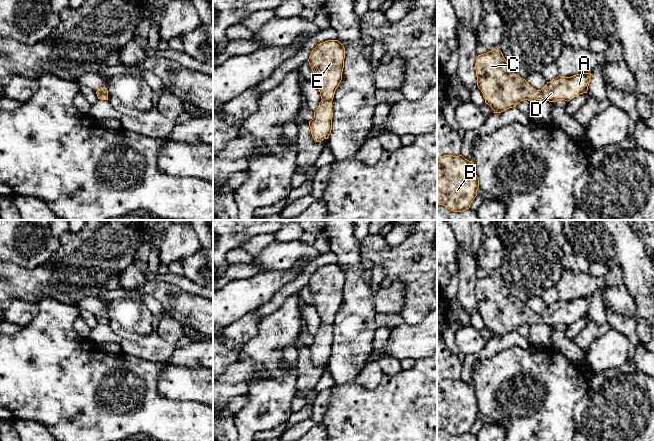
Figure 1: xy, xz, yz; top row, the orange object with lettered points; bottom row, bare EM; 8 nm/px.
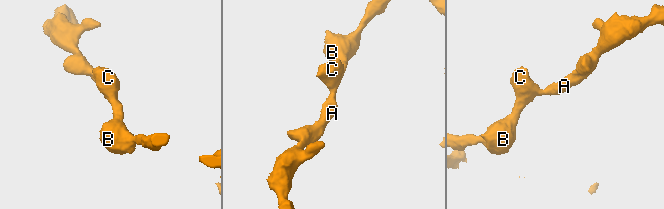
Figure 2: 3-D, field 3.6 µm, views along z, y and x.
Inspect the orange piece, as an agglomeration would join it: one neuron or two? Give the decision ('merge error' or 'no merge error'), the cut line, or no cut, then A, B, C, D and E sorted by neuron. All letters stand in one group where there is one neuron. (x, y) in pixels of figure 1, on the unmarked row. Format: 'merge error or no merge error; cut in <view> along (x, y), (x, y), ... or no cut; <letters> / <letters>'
no merge error; no cut; A B C D E

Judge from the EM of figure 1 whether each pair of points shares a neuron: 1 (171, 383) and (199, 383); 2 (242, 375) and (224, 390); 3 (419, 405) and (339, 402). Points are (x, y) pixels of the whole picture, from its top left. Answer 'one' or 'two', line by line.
1: one
2: one
3: one

